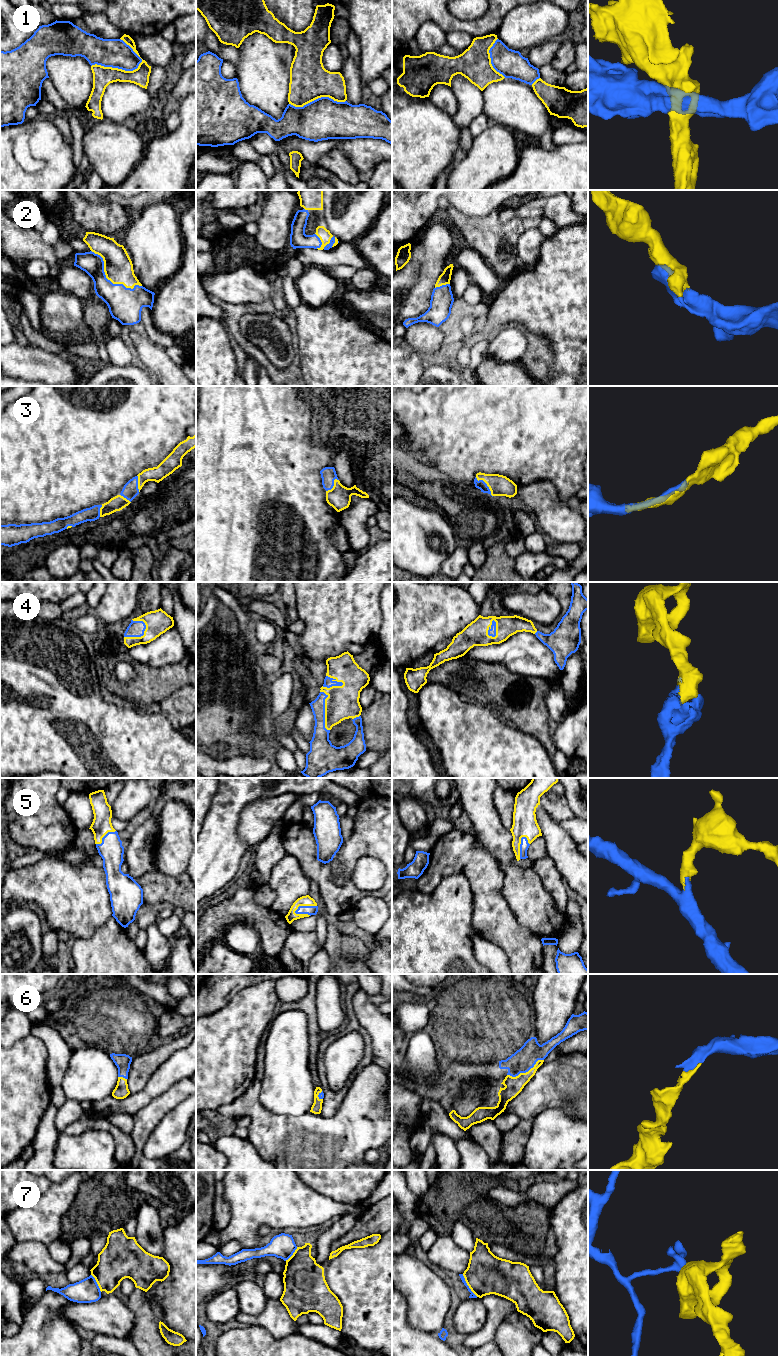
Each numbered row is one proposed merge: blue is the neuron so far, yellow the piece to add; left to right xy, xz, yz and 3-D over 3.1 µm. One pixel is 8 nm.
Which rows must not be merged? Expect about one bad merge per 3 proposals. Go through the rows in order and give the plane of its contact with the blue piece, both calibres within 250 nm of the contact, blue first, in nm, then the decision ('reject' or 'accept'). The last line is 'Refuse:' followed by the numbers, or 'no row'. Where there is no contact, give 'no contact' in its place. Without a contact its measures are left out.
1: meets blue in xy; 240 nm thick on the blue side, 160 nm on the other; reject
2: meets blue in xy; 280 nm thick on the blue side, 240 nm on the other; accept
3: meets blue in yz; 70 nm thick on the blue side, 170 nm on the other; accept
4: meets blue in xz; 140 nm thick on the blue side, 260 nm on the other; accept
5: meets blue in xz; 80 nm thick on the blue side, 80 nm on the other; accept
6: meets blue in yz; 180 nm thick on the blue side, 140 nm on the other; accept
7: meets blue in yz; 50 nm thick on the blue side, 320 nm on the other; reject
Refuse: 1, 7

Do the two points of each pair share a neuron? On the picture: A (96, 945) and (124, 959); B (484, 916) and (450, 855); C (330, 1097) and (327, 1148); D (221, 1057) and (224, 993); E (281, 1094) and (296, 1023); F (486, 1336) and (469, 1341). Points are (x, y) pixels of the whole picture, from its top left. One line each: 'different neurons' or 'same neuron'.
A: same neuron
B: same neuron
C: different neurons
D: different neurons
E: same neuron
F: same neuron

